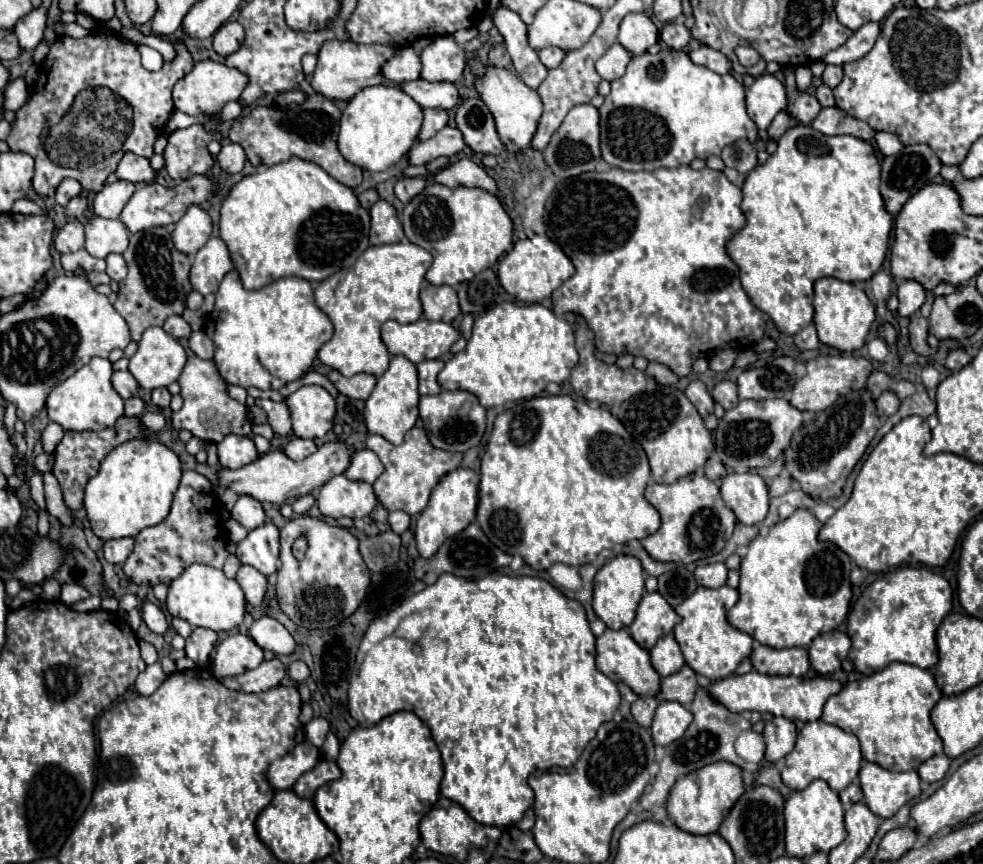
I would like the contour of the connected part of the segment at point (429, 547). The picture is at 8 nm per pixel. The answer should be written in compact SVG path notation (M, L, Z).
M456 468L448 472L430 494L430 502L426 510L420 514L416 522L416 548L422 558L430 558L450 536L462 532L474 518L478 506L478 474L468 468Z

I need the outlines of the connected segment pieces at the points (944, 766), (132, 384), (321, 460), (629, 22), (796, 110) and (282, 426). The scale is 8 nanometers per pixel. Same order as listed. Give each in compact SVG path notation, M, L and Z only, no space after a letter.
M938 754L938 756L932 756L930 760L926 760L918 766L918 776L924 782L938 782L948 772L948 766L950 766L950 758L944 754Z
M114 372L112 386L124 400L136 396L136 392L138 392L138 382L134 380L134 376L130 372Z
M330 440L322 444L312 456L296 462L290 460L282 450L270 450L268 454L260 456L258 460L246 464L240 470L228 470L220 468L218 478L224 488L232 488L236 494L248 494L256 498L258 502L270 502L270 504L286 504L290 500L296 500L304 494L310 494L314 488L320 488L326 484L330 478L344 474L346 468L350 466L350 456L354 456L354 448L348 442L340 440Z
M628 14L620 24L618 42L632 54L644 54L658 42L658 28L646 14Z
M792 68L784 70L784 78L786 78L784 84L786 84L786 90L788 90L788 112L796 120L800 120L802 124L810 124L818 116L818 112L822 110L820 102L814 96L796 90L796 86L794 86L794 70Z
M256 400L256 406L260 406L266 416L268 424L278 436L288 436L290 434L290 412L284 402L272 402L272 400Z

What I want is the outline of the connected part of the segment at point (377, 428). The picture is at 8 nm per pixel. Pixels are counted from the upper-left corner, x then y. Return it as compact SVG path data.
M394 356L390 360L388 370L378 378L372 394L366 398L364 406L364 422L370 434L378 434L392 444L402 444L404 434L414 426L418 420L418 370L416 366L404 358Z

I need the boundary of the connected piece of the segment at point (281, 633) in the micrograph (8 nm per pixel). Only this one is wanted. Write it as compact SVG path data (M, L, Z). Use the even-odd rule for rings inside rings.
M270 616L258 618L250 626L248 634L262 650L270 650L274 654L292 654L294 646L296 646L292 634L278 620L274 620Z

